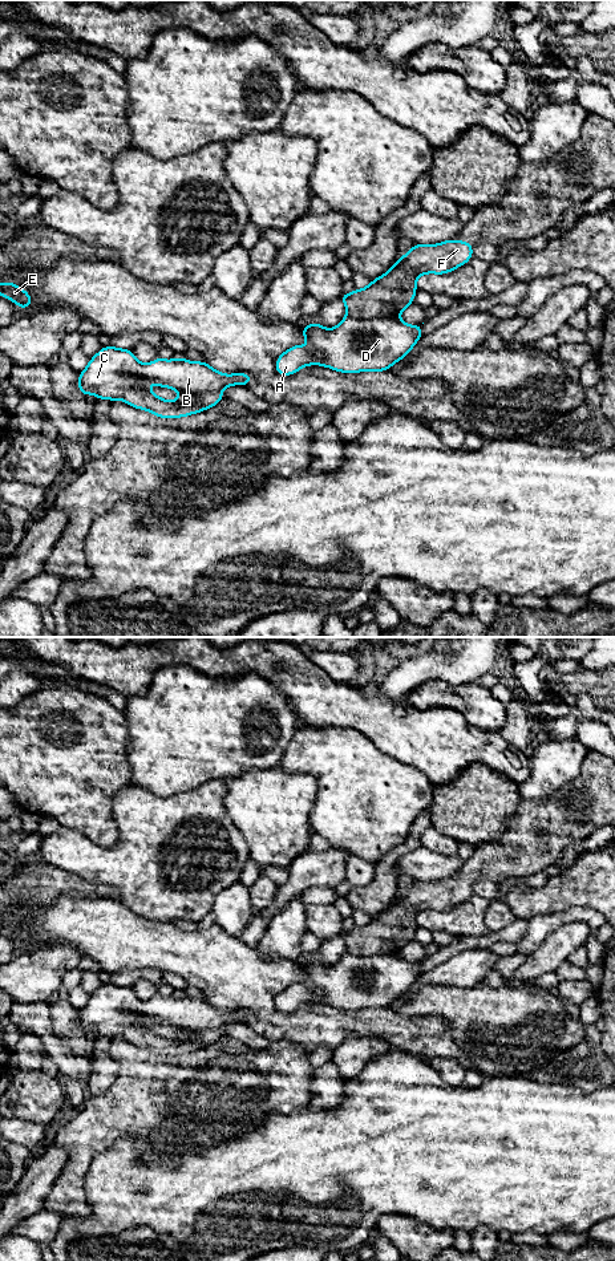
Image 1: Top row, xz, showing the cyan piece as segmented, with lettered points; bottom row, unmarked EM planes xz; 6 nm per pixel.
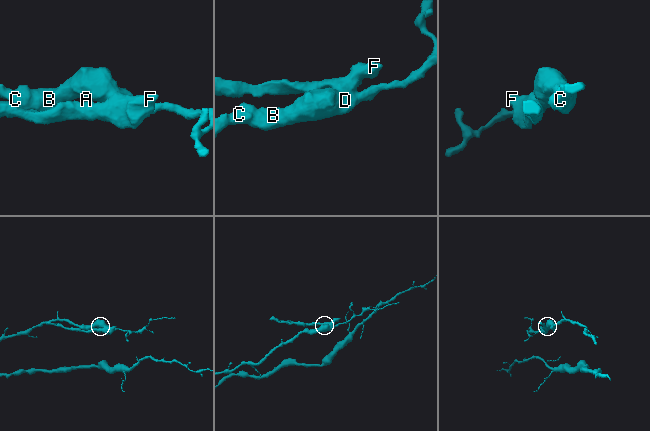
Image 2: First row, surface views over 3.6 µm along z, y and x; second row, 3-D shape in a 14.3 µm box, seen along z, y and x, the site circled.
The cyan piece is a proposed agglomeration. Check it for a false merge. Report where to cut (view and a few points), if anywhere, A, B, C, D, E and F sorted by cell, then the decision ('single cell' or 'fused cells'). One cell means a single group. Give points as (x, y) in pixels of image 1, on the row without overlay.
xz (347, 952), (355, 956), (396, 956) | A B C D / E F | fused cells

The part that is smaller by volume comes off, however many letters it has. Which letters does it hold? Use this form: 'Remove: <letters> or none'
Remove: E, F

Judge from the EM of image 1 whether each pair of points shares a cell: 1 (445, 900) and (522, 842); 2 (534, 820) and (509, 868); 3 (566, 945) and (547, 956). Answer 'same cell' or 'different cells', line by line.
1: same cell
2: same cell
3: same cell

